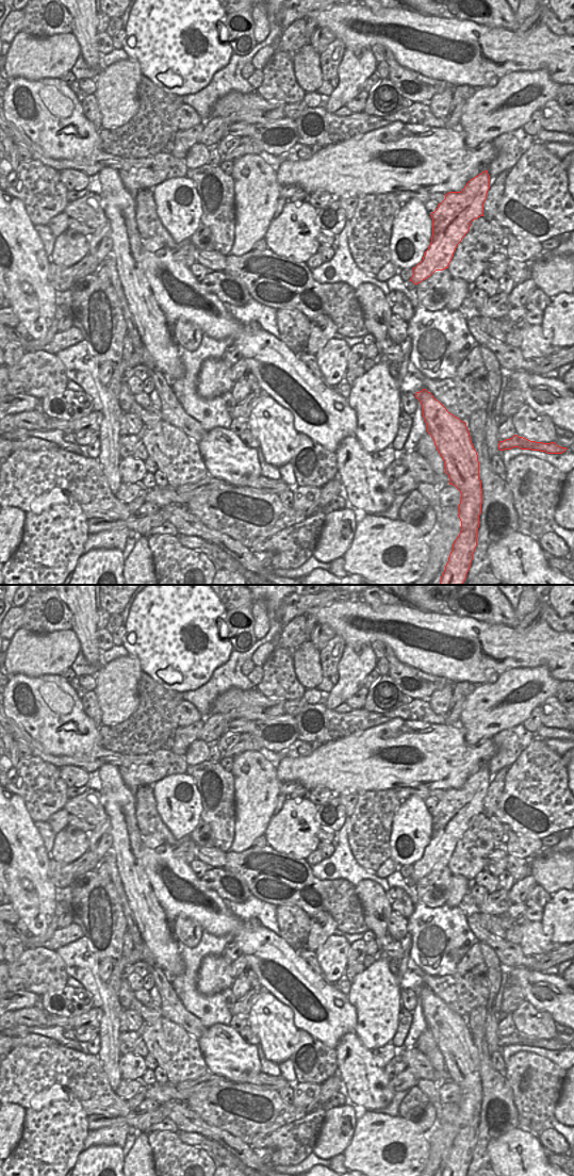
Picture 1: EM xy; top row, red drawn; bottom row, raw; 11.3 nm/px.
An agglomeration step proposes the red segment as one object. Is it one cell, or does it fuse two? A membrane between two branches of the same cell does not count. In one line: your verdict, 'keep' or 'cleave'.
cleave

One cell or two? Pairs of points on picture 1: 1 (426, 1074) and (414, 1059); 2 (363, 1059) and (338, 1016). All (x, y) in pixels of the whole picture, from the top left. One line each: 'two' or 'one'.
1: one
2: two

